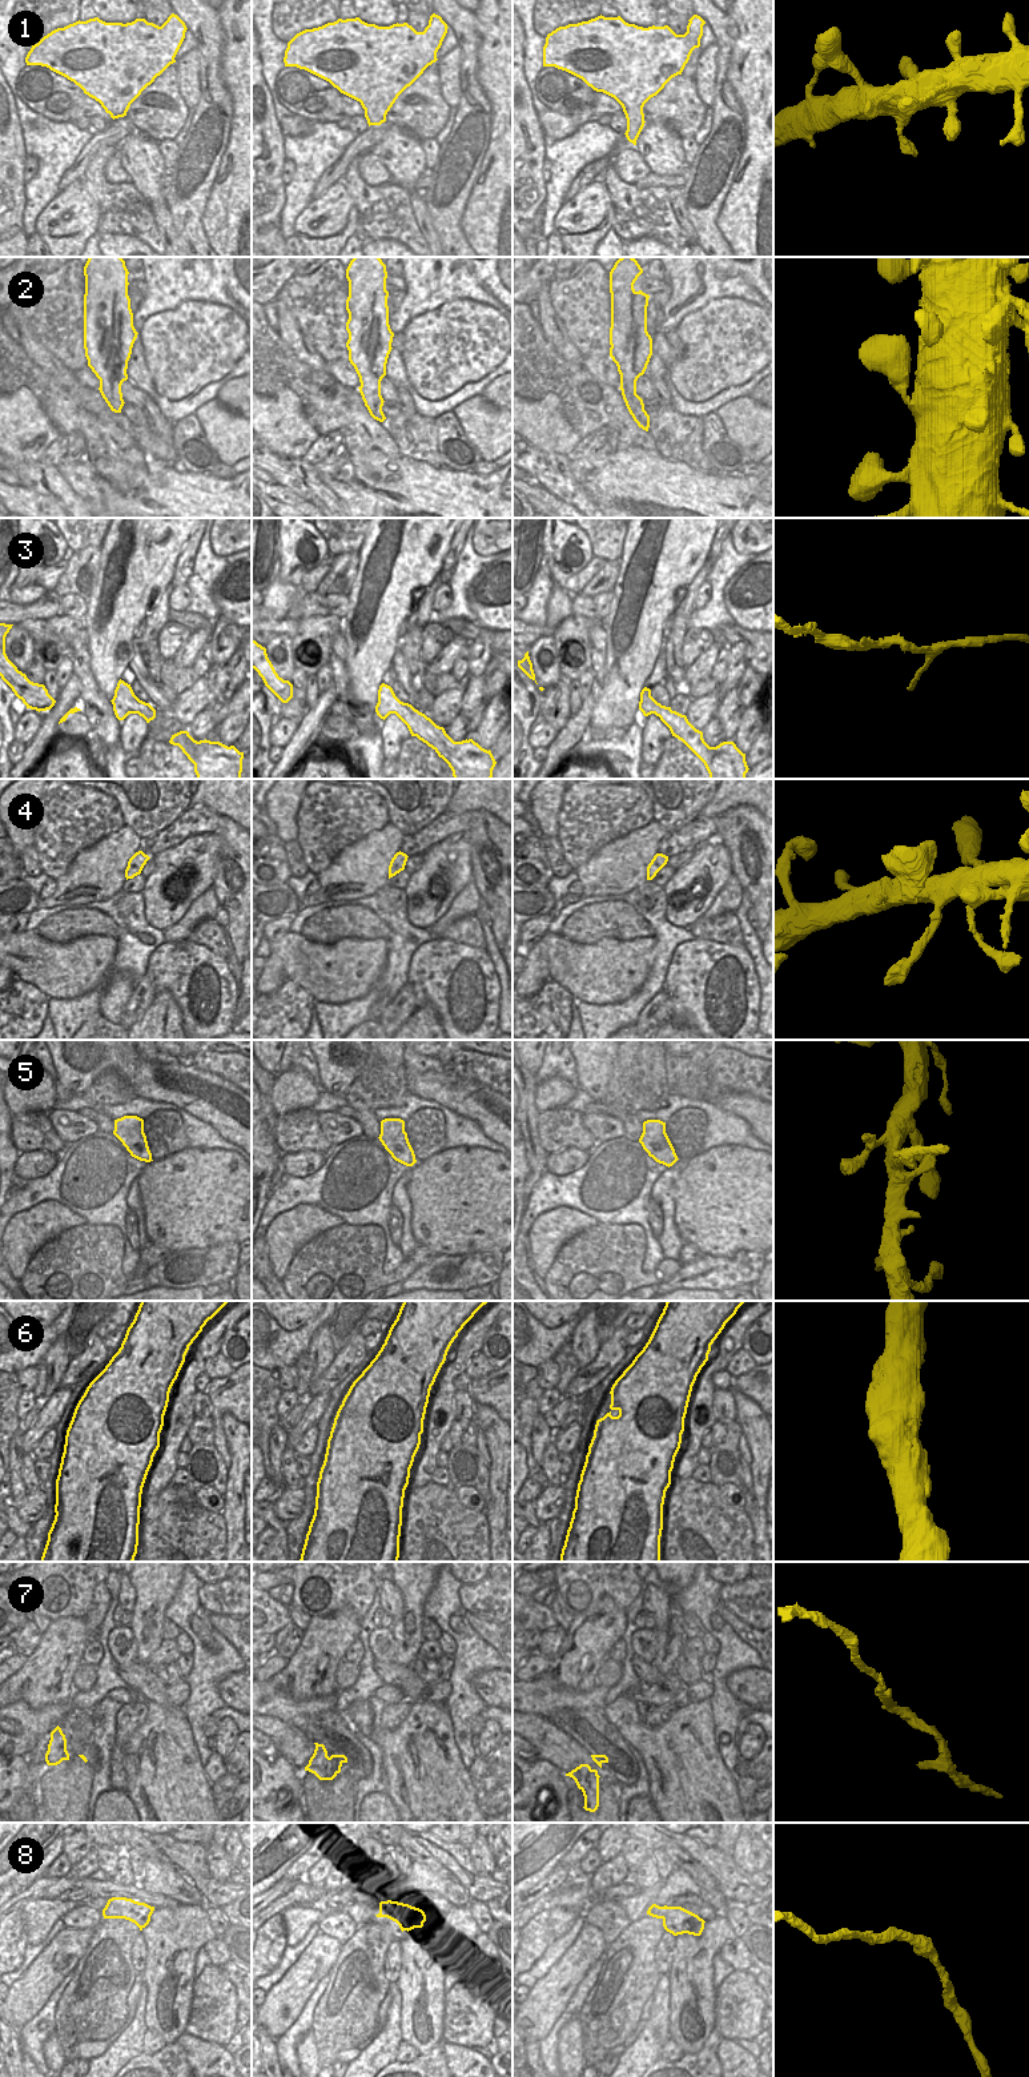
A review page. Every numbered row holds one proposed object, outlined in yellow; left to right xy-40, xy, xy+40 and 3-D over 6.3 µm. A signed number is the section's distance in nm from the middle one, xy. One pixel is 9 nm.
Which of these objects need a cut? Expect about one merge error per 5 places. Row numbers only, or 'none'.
5

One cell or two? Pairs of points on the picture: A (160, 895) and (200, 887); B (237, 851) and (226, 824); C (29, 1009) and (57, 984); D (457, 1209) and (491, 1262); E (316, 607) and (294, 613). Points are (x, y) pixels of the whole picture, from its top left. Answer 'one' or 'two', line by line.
A: one
B: one
C: two
D: two
E: one

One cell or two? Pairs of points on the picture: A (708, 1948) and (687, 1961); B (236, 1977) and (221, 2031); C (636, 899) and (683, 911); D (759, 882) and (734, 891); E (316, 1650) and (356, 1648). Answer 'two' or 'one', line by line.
A: one
B: two
C: two
D: two
E: two

